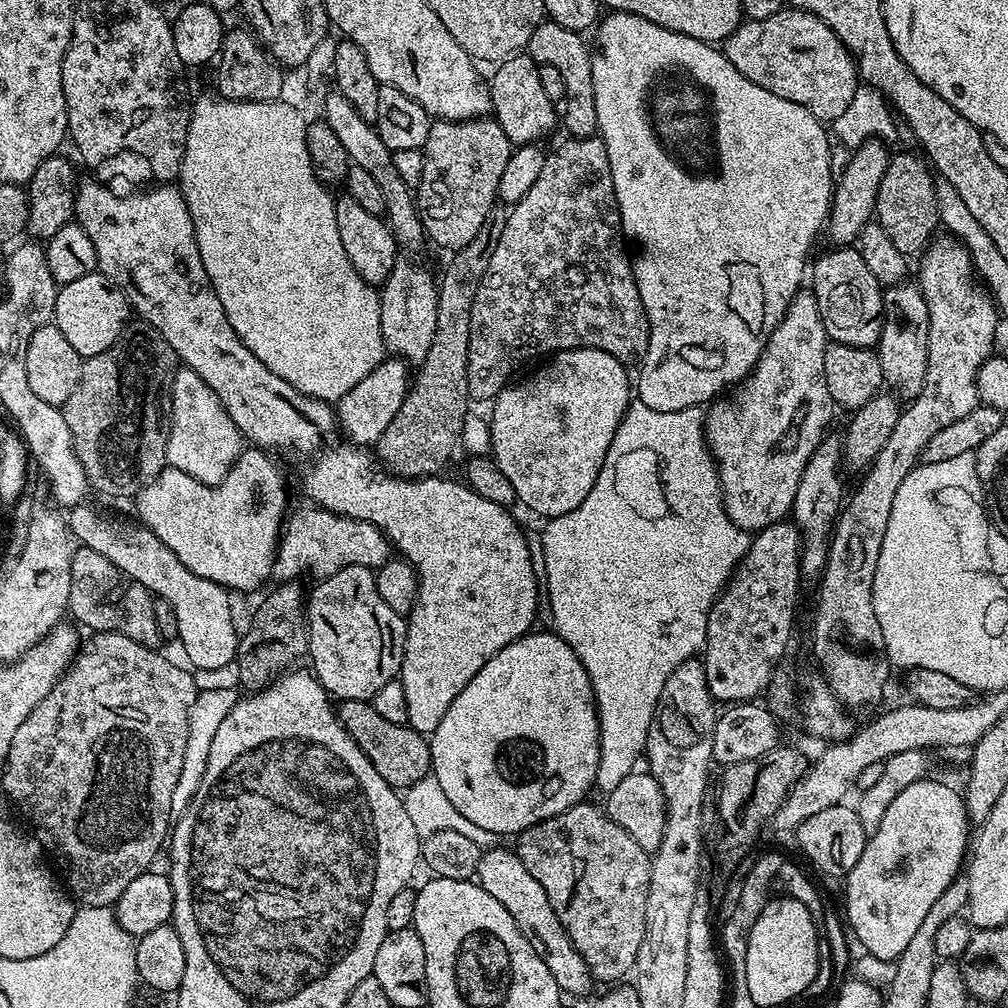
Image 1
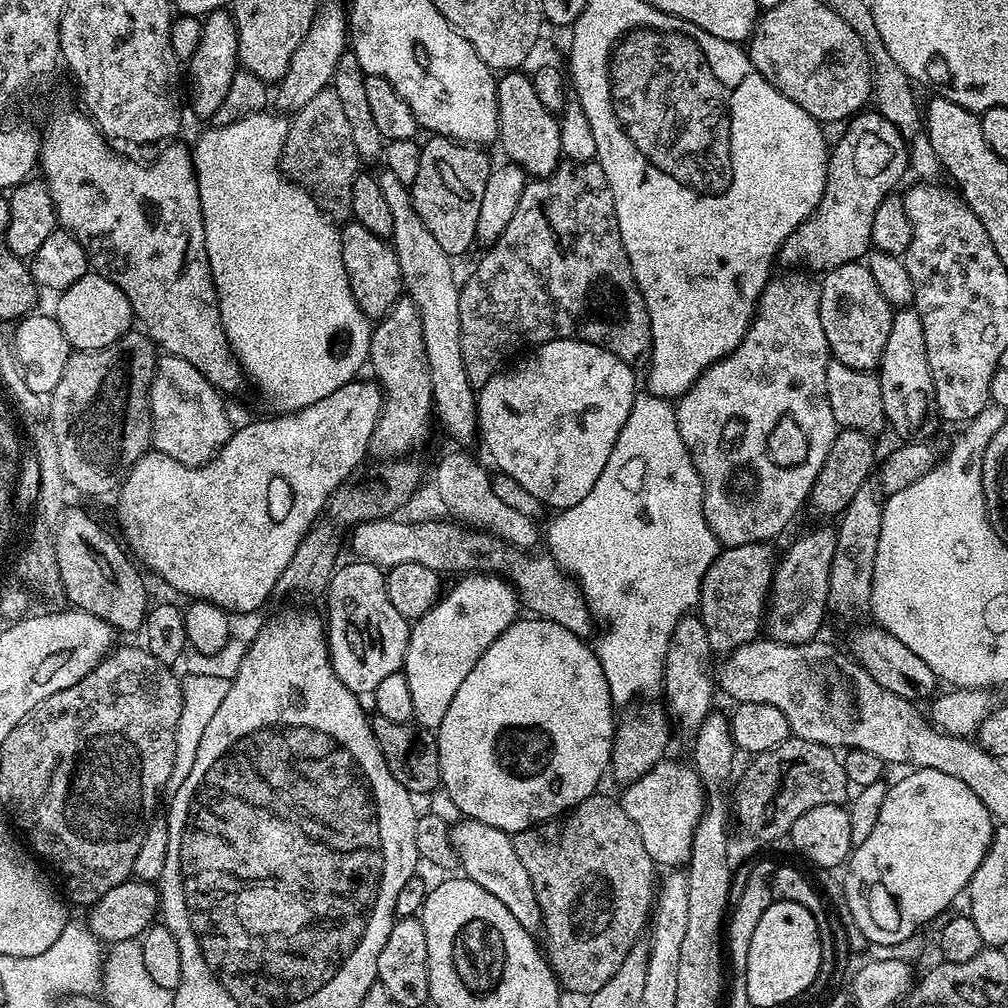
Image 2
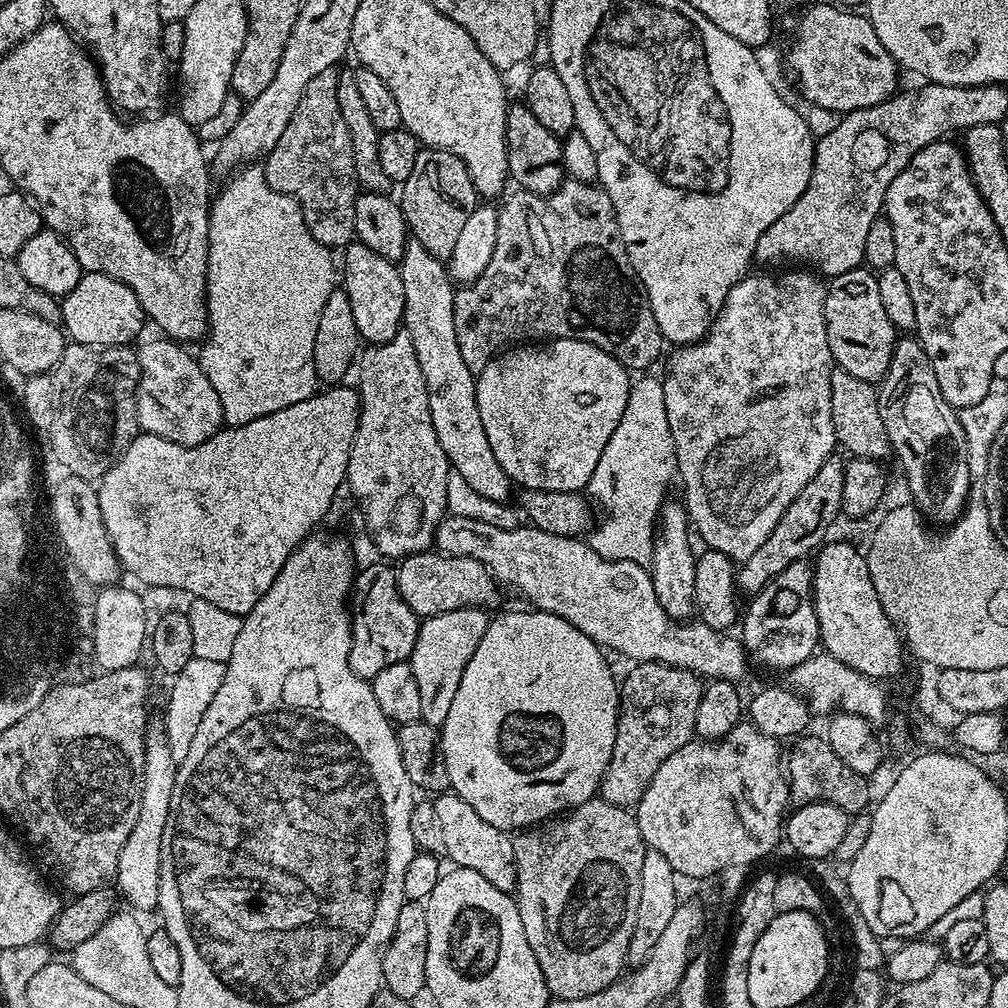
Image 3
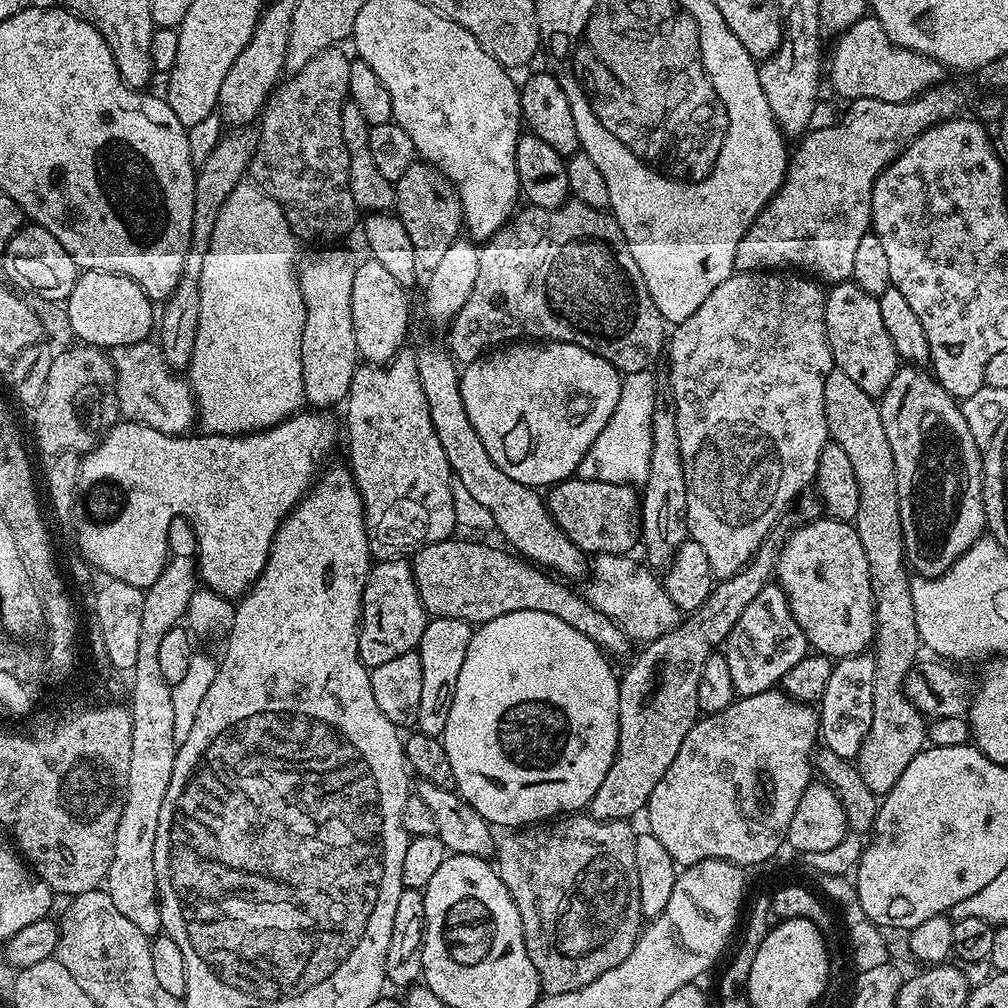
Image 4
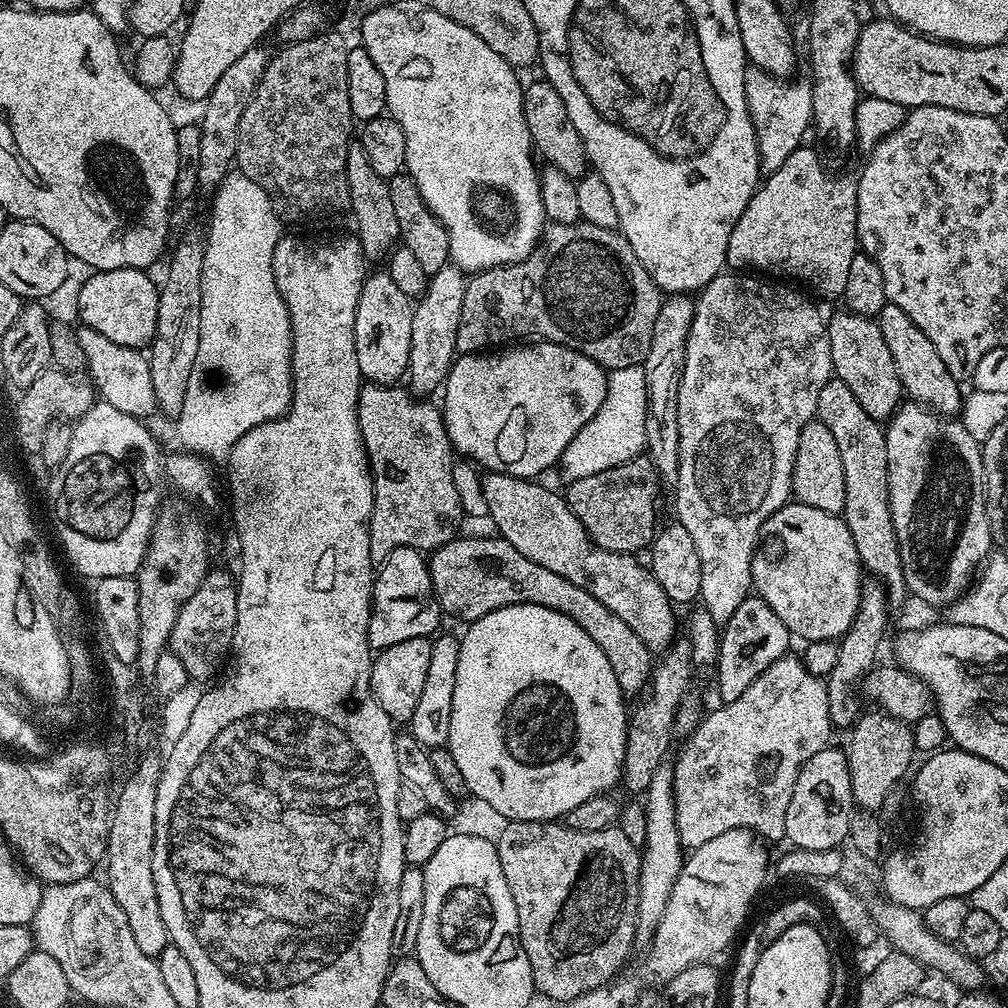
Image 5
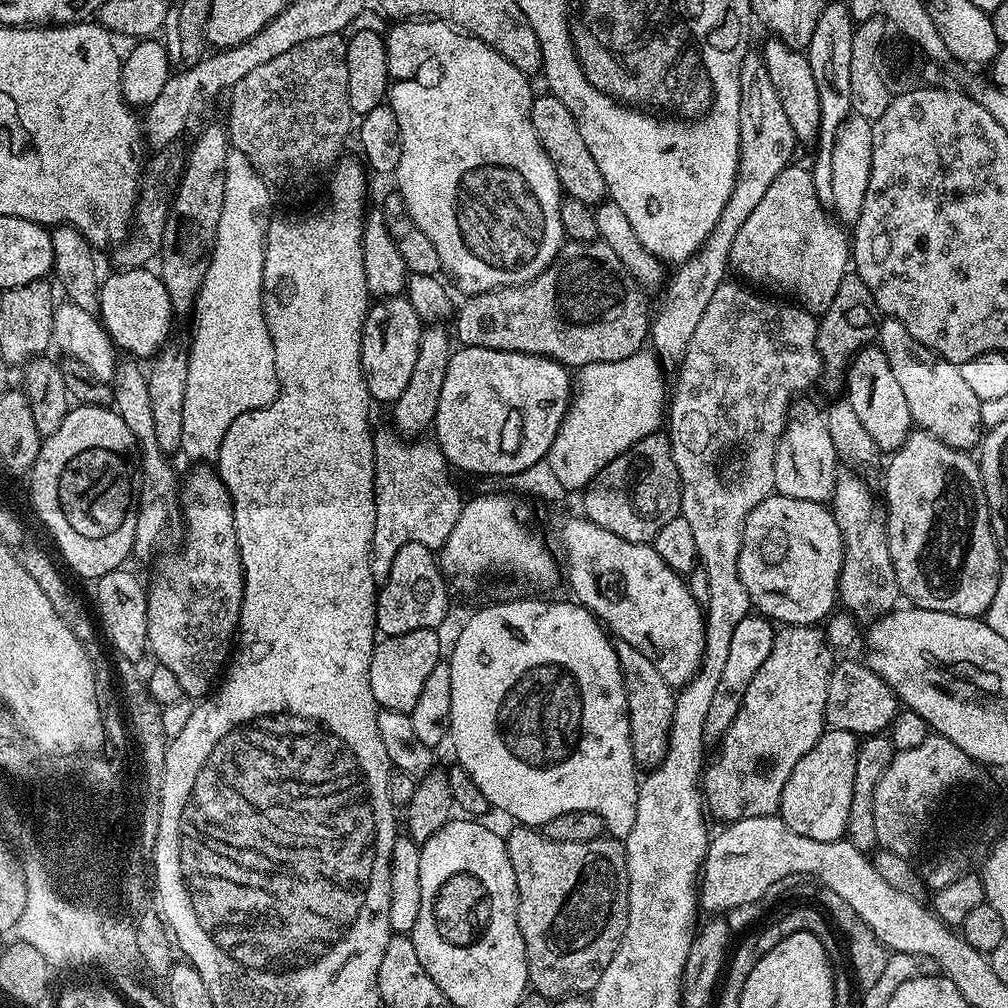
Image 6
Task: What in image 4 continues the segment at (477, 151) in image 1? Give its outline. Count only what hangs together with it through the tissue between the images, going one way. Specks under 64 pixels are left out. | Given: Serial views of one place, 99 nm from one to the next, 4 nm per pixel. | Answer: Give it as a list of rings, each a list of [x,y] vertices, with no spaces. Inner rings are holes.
[[[417,162],[406,169],[406,174],[398,178],[394,214],[406,226],[406,235],[414,246],[414,258],[418,258],[418,269],[425,273],[434,270],[439,260],[446,255],[449,246],[461,239],[464,228],[464,211],[456,188],[440,173],[435,164]]]

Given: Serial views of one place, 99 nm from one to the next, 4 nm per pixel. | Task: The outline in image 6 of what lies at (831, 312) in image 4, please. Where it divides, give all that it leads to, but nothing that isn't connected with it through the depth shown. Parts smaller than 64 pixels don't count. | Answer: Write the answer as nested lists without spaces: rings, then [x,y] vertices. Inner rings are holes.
[[[865,346],[856,353],[848,362],[846,377],[848,376],[848,392],[846,399],[854,411],[862,426],[874,438],[874,442],[880,448],[881,453],[891,454],[897,452],[906,442],[906,438],[914,431],[910,405],[898,387],[898,381],[894,379],[894,370],[890,370],[890,362],[886,362],[886,354],[882,354],[879,346]]]

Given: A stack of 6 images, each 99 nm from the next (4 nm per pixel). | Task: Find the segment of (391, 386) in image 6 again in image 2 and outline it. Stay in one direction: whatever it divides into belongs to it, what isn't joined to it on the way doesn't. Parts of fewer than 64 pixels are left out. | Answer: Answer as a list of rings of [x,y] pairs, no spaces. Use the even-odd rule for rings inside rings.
[[[355,222],[345,223],[339,229],[339,234],[342,242],[342,266],[346,266],[346,274],[350,278],[354,302],[370,318],[385,316],[394,306],[394,302],[402,296],[396,251],[385,237],[370,234],[366,226]]]

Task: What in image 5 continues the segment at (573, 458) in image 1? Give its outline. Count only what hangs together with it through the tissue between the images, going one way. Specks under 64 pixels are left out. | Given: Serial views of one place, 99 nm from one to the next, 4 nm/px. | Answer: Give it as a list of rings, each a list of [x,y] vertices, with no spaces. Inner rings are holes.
[[[524,342],[503,350],[460,354],[453,360],[448,379],[442,385],[444,425],[453,449],[481,469],[521,478],[536,478],[539,472],[547,468],[555,469],[559,465],[574,434],[578,434],[578,430],[582,430],[582,426],[598,414],[607,389],[608,372],[601,364],[561,344]]]

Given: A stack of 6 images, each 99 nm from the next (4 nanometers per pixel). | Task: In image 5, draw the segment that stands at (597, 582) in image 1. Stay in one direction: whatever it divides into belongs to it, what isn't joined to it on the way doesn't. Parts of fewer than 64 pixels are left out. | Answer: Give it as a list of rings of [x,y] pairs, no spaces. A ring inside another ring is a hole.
[[[643,367],[611,369],[608,372],[606,398],[598,414],[594,414],[594,418],[590,418],[590,422],[586,422],[586,426],[582,426],[578,434],[574,434],[570,446],[566,446],[562,454],[558,473],[560,472],[561,478],[564,479],[563,483],[573,484],[578,478],[598,474],[641,455],[645,451],[647,413],[648,395]]]

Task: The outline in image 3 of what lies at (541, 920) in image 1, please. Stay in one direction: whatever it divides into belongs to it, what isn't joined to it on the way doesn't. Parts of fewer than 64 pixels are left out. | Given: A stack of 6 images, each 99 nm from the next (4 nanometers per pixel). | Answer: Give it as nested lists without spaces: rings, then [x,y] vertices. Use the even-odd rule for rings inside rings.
[[[440,794],[432,800],[434,811],[440,822],[440,829],[446,842],[446,850],[444,856],[452,859],[451,862],[455,867],[465,868],[466,870],[474,870],[474,874],[482,874],[482,878],[486,878],[486,882],[490,882],[490,886],[498,886],[498,890],[512,894],[516,890],[516,863],[514,862],[514,840],[507,831],[490,826],[490,822],[486,822],[486,818],[481,818],[474,811],[474,806],[470,806],[470,802],[466,802],[455,794]]]

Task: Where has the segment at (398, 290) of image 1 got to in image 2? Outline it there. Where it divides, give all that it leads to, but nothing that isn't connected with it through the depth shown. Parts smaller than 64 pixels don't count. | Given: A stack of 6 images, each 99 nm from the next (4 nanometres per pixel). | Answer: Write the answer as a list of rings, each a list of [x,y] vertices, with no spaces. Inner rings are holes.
[[[411,298],[396,300],[391,310],[375,321],[368,364],[375,383],[380,386],[380,393],[384,395],[380,417],[374,426],[371,451],[384,458],[400,458],[415,453],[412,452],[415,448],[427,442],[432,424],[434,428],[434,409],[426,342],[422,342],[422,318]]]

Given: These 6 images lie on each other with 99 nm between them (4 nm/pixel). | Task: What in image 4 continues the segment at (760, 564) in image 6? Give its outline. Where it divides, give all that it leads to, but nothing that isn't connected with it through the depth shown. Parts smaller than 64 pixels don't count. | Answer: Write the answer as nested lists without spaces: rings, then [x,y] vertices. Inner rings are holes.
[[[821,518],[800,525],[788,537],[784,549],[780,551],[775,579],[788,596],[792,616],[798,622],[798,626],[802,626],[809,645],[819,655],[829,658],[858,656],[867,649],[864,648],[867,644],[869,647],[873,643],[876,635],[876,615],[870,570],[866,562],[866,550],[862,550],[862,542],[851,523]]]

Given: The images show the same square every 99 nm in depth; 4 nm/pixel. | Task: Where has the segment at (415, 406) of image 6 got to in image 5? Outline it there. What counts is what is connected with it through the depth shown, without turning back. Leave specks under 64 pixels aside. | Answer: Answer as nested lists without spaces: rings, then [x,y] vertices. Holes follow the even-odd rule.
[[[449,266],[431,273],[427,291],[415,301],[410,326],[410,362],[406,380],[417,397],[431,397],[431,392],[435,388],[437,391],[448,379],[452,362],[458,355],[458,318],[462,318],[462,298],[466,294],[467,285],[465,273],[455,266]]]

